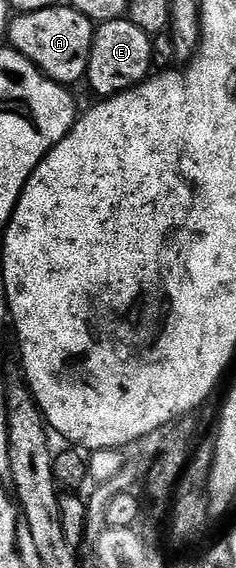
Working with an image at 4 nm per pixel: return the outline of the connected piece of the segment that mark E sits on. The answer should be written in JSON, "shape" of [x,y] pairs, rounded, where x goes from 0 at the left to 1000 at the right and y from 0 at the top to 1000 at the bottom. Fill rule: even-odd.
{"shape":[[[538,30],[475,33],[398,53],[386,100],[360,123],[369,148],[411,171],[500,167],[581,153],[653,123],[648,69]]]}

